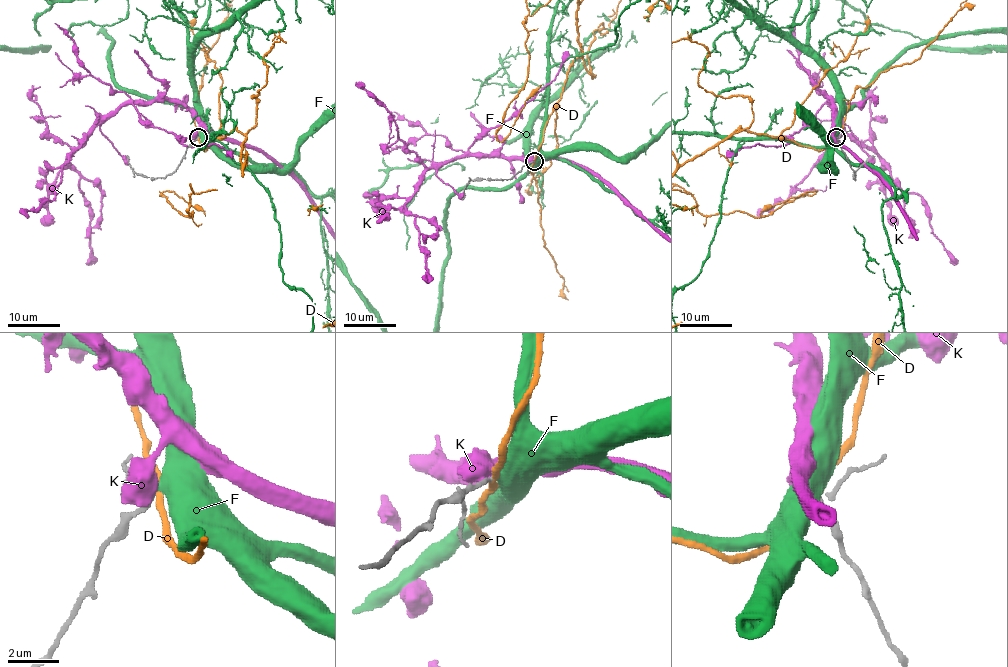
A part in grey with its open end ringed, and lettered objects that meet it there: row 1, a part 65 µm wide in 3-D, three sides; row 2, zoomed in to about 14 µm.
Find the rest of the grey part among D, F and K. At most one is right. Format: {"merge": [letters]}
{"merge": ["F"]}

